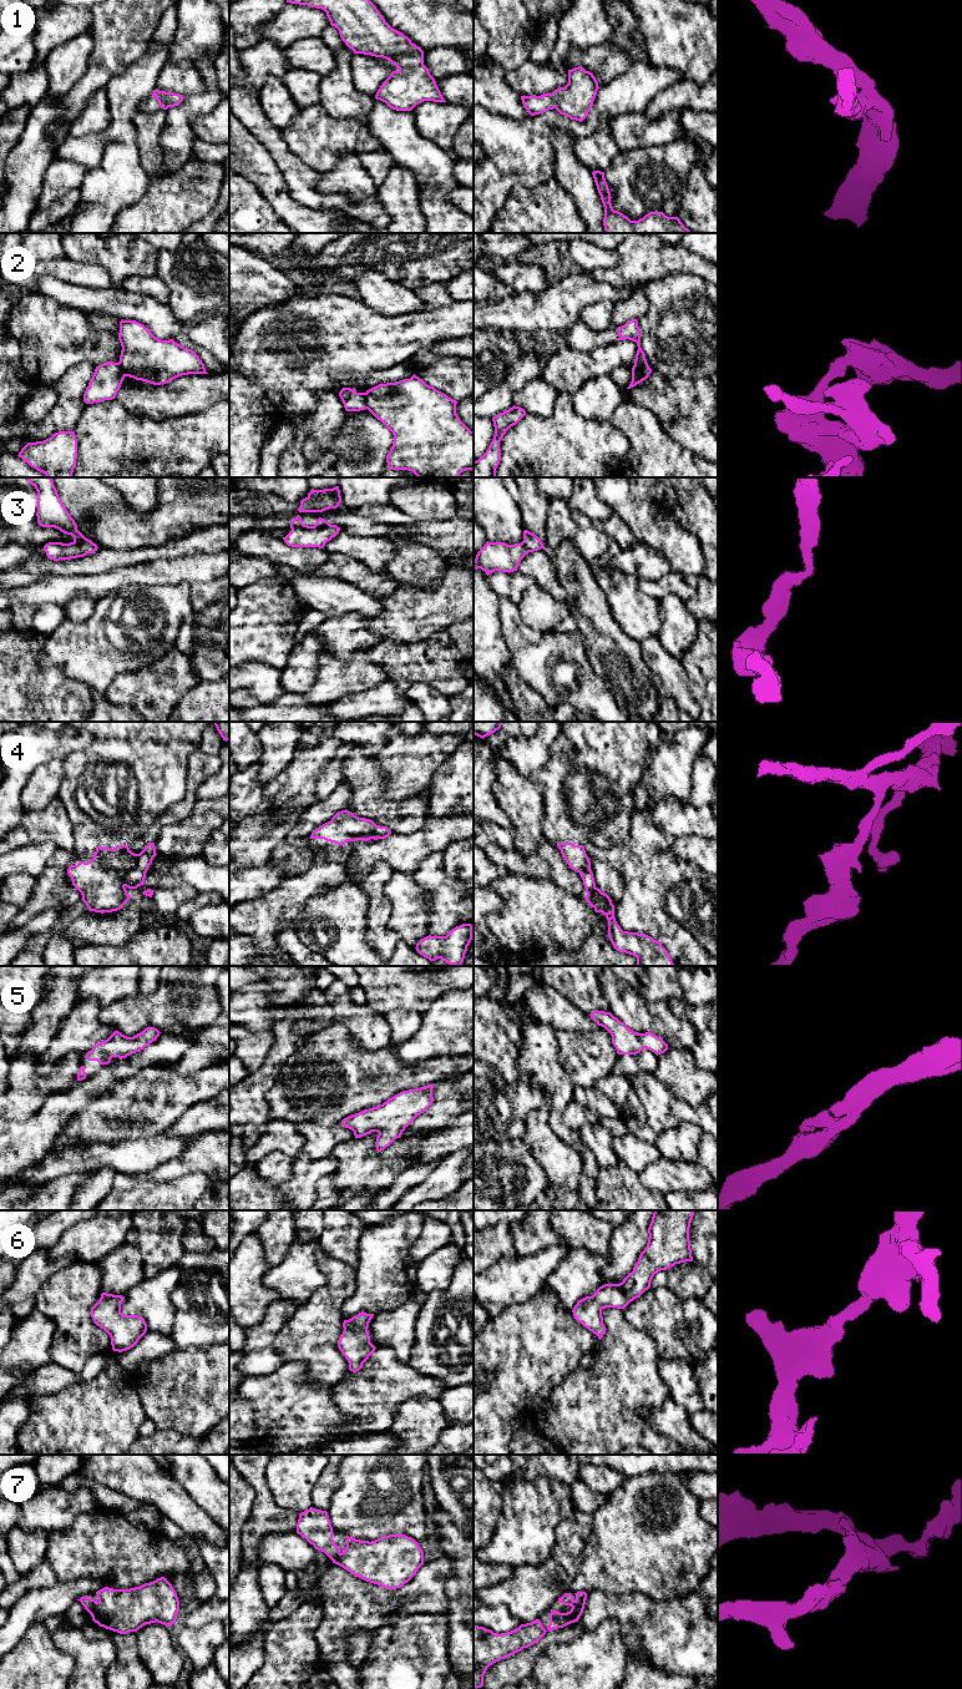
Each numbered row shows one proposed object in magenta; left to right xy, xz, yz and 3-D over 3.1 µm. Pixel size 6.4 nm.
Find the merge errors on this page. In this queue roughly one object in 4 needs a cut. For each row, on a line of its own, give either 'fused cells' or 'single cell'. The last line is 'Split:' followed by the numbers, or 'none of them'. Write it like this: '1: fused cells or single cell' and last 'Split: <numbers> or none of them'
1: single cell
2: fused cells
3: single cell
4: fused cells
5: single cell
6: single cell
7: single cell
Split: 2, 4

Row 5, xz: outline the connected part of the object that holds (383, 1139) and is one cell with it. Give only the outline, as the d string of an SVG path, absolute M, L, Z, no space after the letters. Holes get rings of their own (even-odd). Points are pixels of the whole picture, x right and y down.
M427 1084L402 1091L383 1104L344 1118L341 1124L351 1129L355 1138L378 1132L375 1144L376 1151L381 1152L400 1138L405 1128L432 1104L432 1088L434 1084Z

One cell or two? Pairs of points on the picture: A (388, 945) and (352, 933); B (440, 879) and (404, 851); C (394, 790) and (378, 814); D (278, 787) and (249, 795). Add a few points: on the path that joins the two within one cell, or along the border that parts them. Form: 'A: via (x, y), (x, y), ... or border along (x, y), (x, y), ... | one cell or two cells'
A: border along (368, 926), (369, 931) | two cells
B: border along (441, 851), (428, 855), (413, 873) | two cells
C: border along (380, 769), (386, 798), (406, 799), (416, 795) | two cells
D: border along (263, 785), (263, 792), (271, 800), (271, 809) | two cells

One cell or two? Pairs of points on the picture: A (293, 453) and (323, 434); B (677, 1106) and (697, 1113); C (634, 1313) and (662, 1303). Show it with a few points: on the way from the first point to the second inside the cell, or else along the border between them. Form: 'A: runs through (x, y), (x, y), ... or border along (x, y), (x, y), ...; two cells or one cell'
A: runs through (298, 444), (307, 433), (314, 433); one cell
B: runs through (682, 1110), (692, 1113); one cell
C: runs through (641, 1313), (656, 1309); one cell

